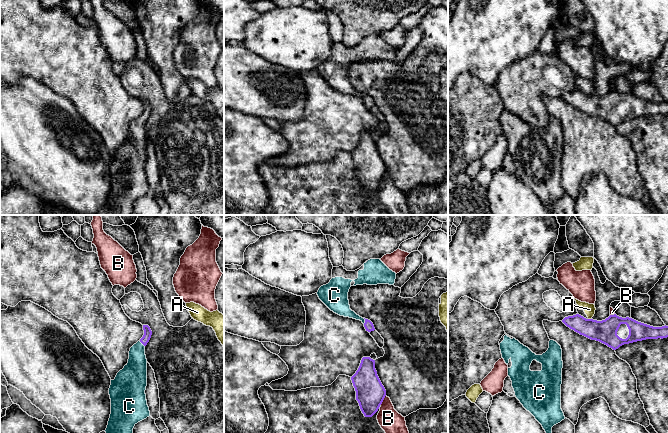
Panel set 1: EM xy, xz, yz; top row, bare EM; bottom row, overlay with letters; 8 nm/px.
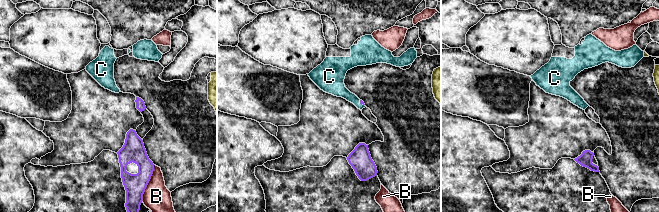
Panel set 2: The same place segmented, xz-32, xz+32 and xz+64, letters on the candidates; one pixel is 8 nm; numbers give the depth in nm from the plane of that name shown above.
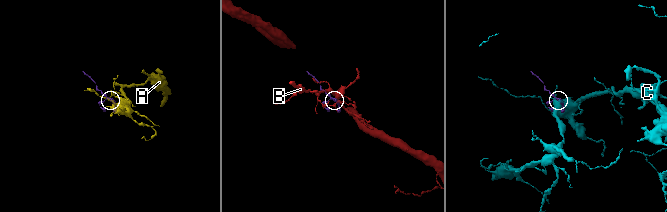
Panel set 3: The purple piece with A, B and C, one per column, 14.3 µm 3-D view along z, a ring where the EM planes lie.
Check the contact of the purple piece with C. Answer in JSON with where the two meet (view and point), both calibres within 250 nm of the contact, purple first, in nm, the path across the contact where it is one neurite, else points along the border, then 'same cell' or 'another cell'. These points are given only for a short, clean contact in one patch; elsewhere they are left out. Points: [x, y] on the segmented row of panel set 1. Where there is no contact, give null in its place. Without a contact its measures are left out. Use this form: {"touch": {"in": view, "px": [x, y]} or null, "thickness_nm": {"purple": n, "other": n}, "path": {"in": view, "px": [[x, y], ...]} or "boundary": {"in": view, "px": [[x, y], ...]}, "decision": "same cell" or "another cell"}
{"touch": {"in": "xz", "px": [365, 321]}, "thickness_nm": {"purple": 70, "other": 160}, "path": {"in": "xz", "px": [[368, 325], [365, 321], [348, 313], [339, 304]]}, "decision": "same cell"}

